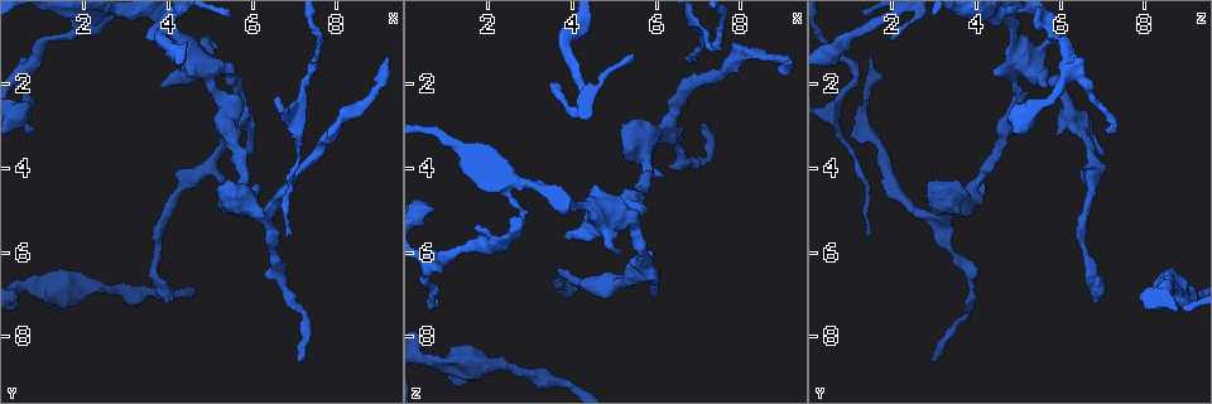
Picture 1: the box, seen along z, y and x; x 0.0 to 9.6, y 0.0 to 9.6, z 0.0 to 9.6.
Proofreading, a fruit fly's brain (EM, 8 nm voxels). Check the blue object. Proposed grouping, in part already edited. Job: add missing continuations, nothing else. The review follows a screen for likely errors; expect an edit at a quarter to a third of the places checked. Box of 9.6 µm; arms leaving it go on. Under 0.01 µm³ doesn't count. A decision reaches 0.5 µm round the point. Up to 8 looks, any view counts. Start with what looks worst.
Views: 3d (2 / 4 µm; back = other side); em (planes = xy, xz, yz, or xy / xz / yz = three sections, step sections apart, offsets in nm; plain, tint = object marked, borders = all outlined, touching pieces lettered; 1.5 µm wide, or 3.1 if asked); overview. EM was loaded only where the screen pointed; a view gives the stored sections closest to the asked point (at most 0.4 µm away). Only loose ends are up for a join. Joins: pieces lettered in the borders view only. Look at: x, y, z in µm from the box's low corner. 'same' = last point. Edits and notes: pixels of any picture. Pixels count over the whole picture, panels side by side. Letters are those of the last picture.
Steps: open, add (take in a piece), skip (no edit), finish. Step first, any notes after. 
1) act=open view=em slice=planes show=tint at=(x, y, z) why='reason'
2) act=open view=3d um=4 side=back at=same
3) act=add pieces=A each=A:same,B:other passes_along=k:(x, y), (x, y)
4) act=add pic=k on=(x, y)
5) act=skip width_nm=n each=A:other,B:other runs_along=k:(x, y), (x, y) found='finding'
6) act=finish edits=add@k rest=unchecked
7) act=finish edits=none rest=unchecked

act=open view=em slice=yz step=8 show=borders at=(0.70, 3.10, 7.05) why='free end'

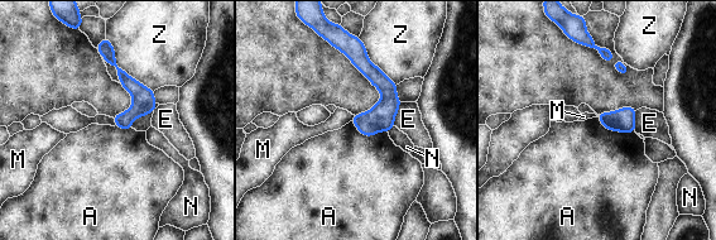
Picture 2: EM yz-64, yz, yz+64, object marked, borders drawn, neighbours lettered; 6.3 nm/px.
act=skip width_nm=100 each=A:other,E:other,M:other,N:other,Z:other border=2:(597, 116), (605, 128), (634, 132) found='none of them fits'

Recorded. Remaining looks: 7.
act=open view=em slice=planes show=borders at=(4.05, 7.15, 6.85) why='free end'

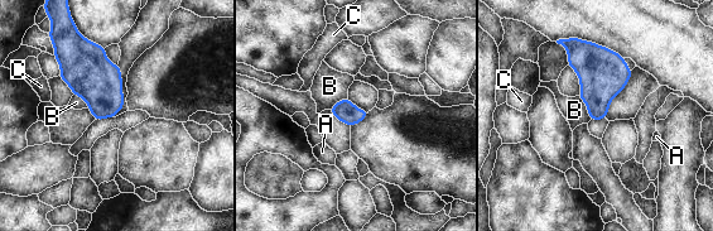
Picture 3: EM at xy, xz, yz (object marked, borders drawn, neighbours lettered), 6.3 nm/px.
act=skip each=A:other,B:other,C:other border=3:(578, 96), (584, 102), (591, 119) found='no lettered piece goes on from it'

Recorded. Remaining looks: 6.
act=open view=3d um=4 at=(6.75, 5.55, 1.40) why='branch stops here'

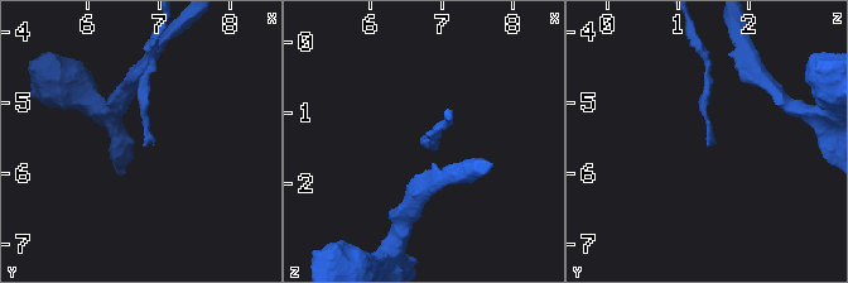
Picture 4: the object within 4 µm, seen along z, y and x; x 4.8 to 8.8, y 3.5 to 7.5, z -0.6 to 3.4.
act=open view=em slice=xz step=4 show=borders at=(6.75, 5.60, 1.45) why='now the EM'

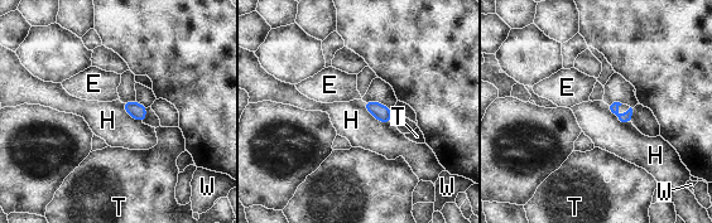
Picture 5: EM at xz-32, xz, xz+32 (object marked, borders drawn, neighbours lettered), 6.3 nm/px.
act=skip longest_contact=H:220nm each=E:other,H:other,T:other,W:other found='none of them fits'

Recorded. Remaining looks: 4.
act=finish edits=none rest=unchecked

